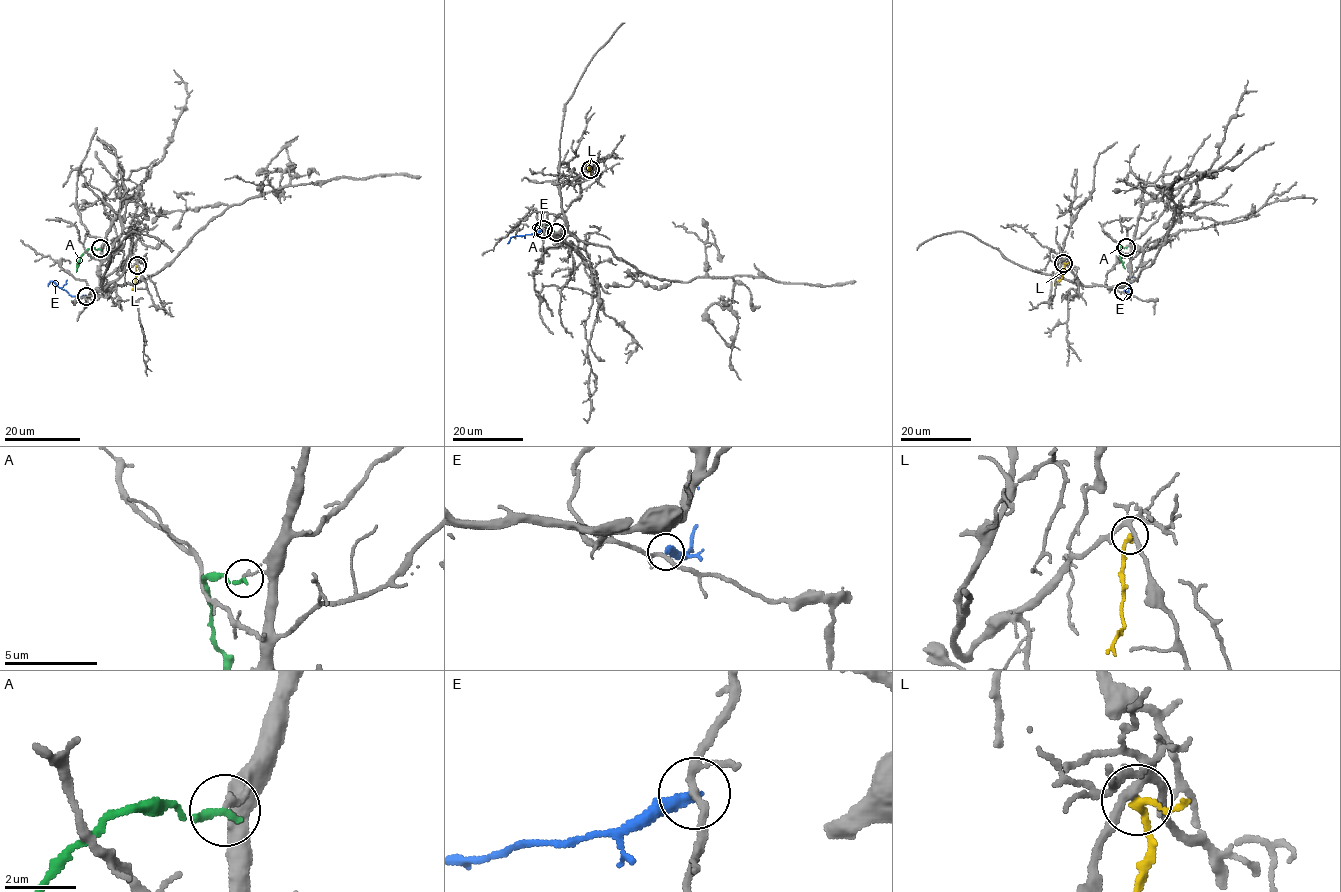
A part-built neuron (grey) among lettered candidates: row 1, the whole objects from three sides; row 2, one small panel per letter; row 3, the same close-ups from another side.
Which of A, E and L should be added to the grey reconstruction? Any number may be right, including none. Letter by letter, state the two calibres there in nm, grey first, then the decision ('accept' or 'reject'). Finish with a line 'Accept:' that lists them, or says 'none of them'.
A: 140/220 nm | reject
E: 190/360 nm | reject
L: 200/170 nm | reject
Accept: none of them

